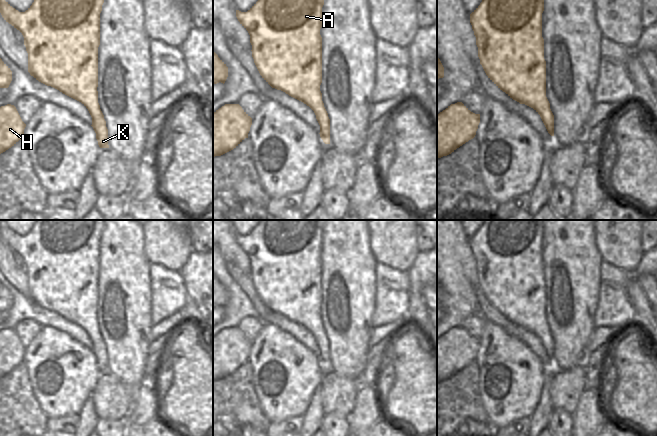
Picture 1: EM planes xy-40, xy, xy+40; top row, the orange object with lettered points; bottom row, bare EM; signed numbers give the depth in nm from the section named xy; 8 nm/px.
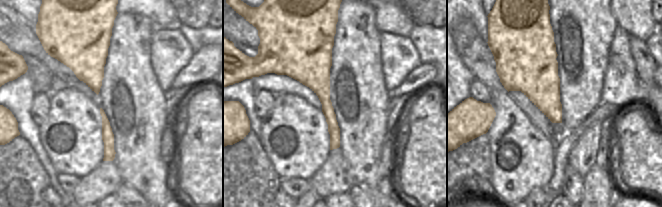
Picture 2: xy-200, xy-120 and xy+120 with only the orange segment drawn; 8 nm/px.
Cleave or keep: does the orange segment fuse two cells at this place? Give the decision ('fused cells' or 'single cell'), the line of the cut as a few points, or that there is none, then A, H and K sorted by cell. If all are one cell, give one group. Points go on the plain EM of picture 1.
single cell; no cut; A H K

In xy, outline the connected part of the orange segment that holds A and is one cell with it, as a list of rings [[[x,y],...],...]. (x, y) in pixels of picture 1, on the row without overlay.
[[[260,220],[247,235],[236,234],[240,248],[248,255],[252,269],[252,281],[262,302],[272,311],[303,326],[315,337],[320,349],[320,361],[330,368],[330,343],[322,325],[322,231],[326,220]]]

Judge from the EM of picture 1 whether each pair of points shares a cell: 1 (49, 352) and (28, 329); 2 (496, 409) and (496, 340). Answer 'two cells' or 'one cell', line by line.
1: two cells
2: one cell

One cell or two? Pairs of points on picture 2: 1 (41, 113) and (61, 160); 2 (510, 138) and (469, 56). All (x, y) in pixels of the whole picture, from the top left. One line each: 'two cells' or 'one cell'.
1: two cells
2: one cell

